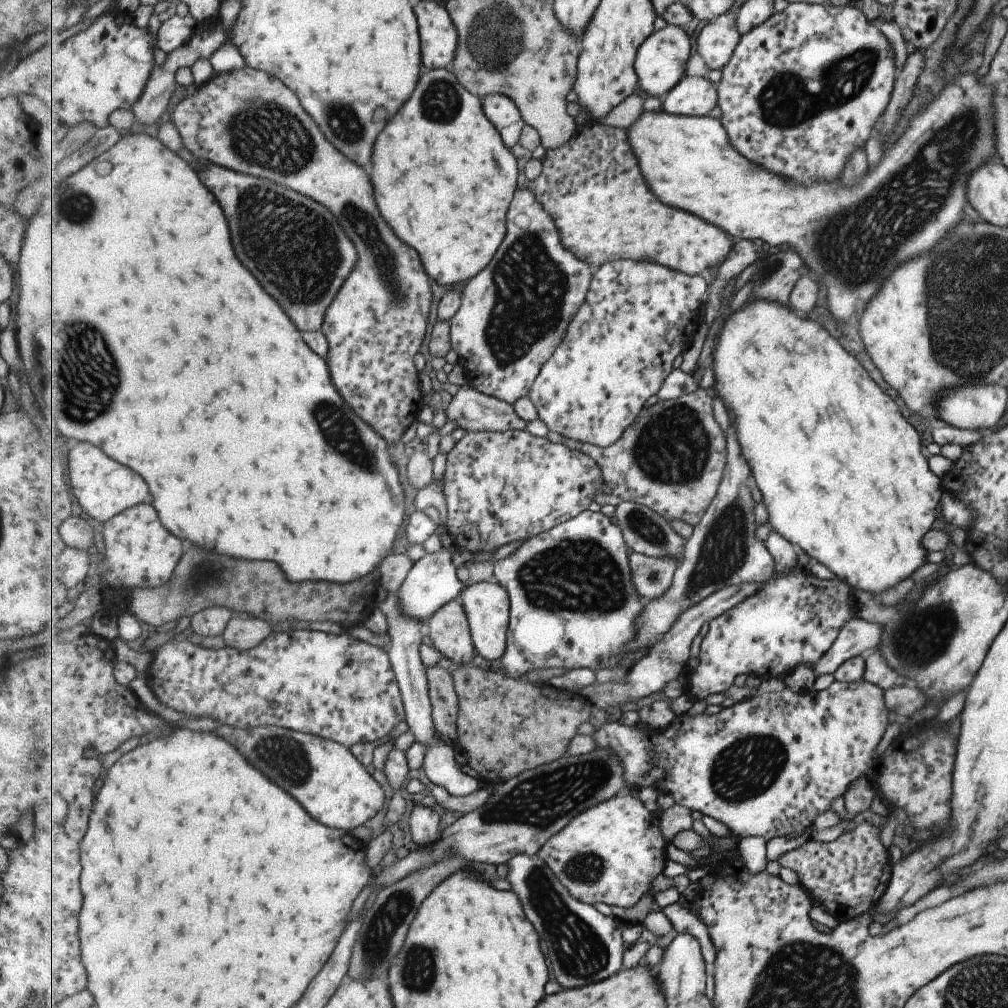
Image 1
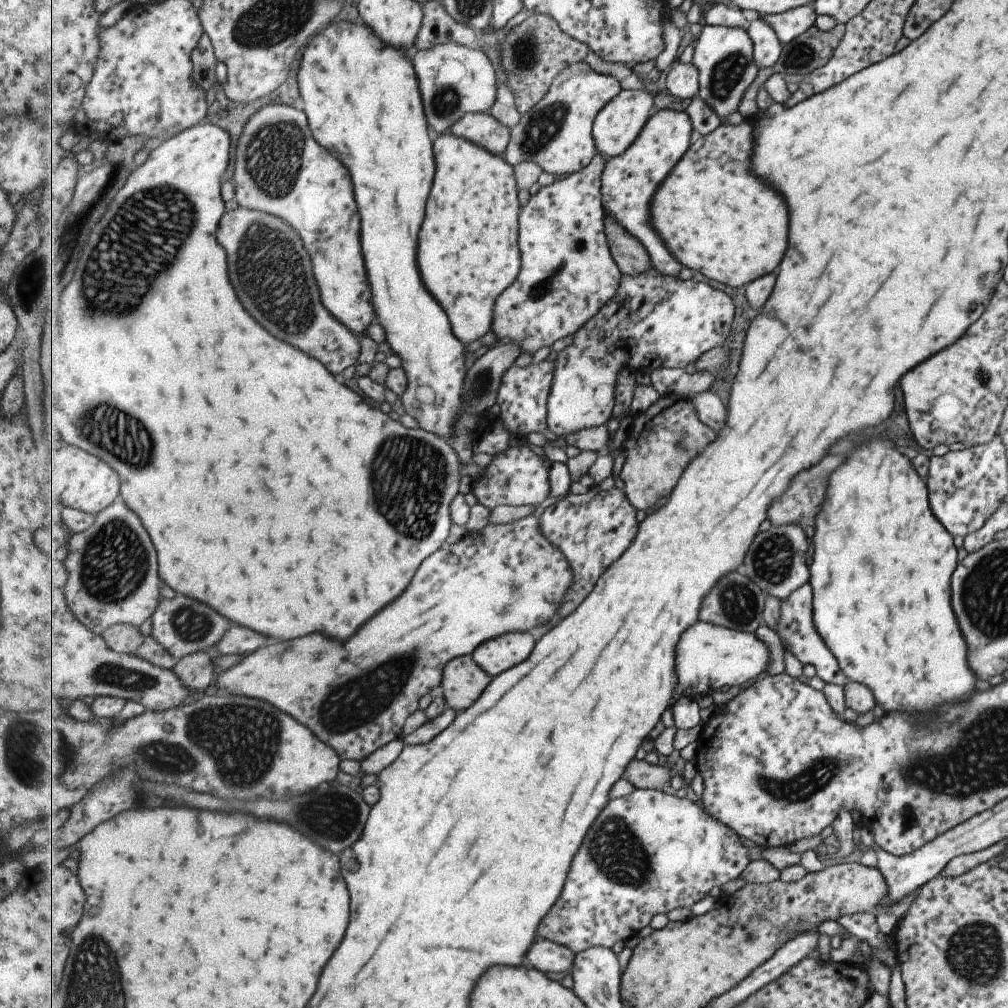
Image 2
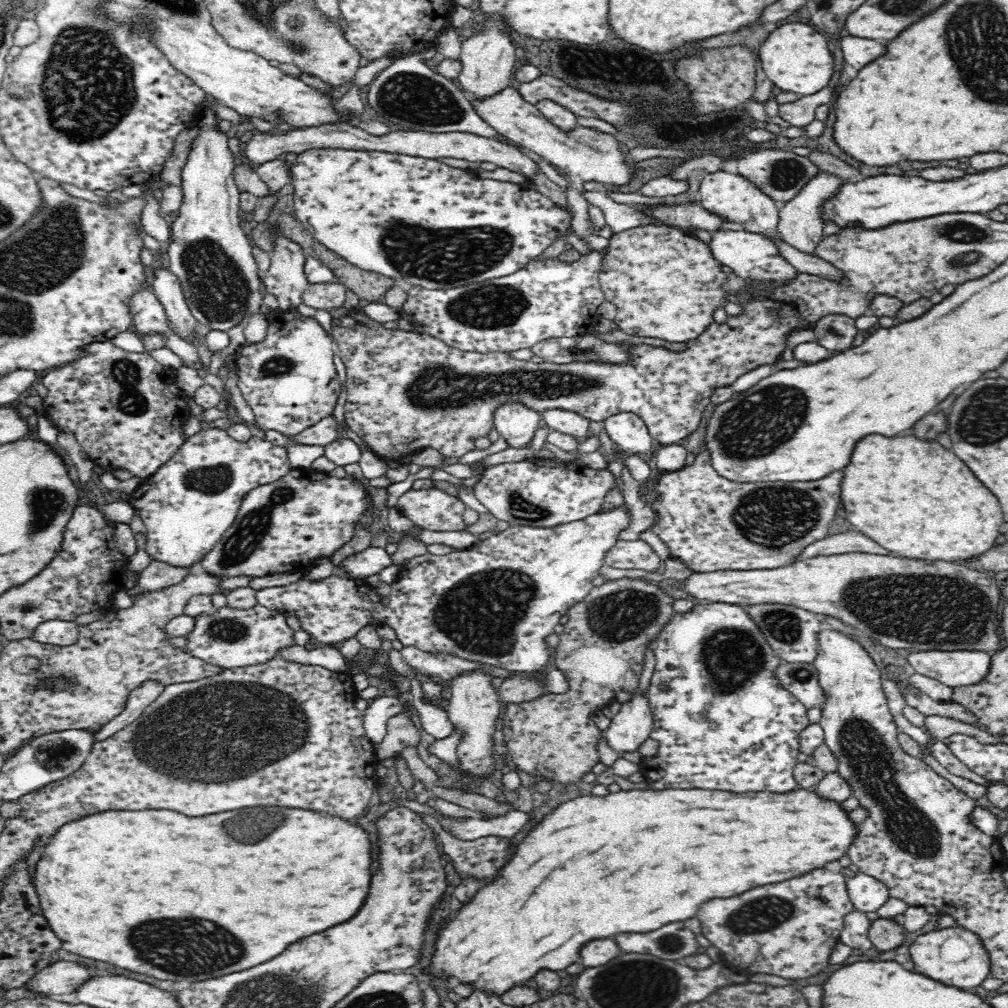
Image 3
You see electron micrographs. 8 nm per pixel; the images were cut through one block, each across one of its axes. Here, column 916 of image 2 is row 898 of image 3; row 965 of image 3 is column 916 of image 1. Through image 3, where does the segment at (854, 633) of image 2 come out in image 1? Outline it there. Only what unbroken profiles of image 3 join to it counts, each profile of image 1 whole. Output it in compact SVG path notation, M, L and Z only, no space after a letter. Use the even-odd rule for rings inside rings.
M755 302L727 320L725 334L721 334L721 340L715 350L715 372L719 392L727 408L733 412L733 416L737 412L743 452L745 458L749 458L749 464L753 466L753 476L761 492L765 494L764 505L768 521L777 534L789 541L797 550L803 550L812 562L823 564L831 574L841 578L852 589L869 592L873 597L889 590L889 586L895 586L897 582L909 578L921 564L925 563L928 552L921 546L921 538L933 526L935 508L942 493L941 480L929 472L927 462L921 456L919 436L899 414L895 402L879 390L879 386L865 374L857 360L849 356L823 328L819 328L815 322L799 318L791 308L783 308L781 304Z

